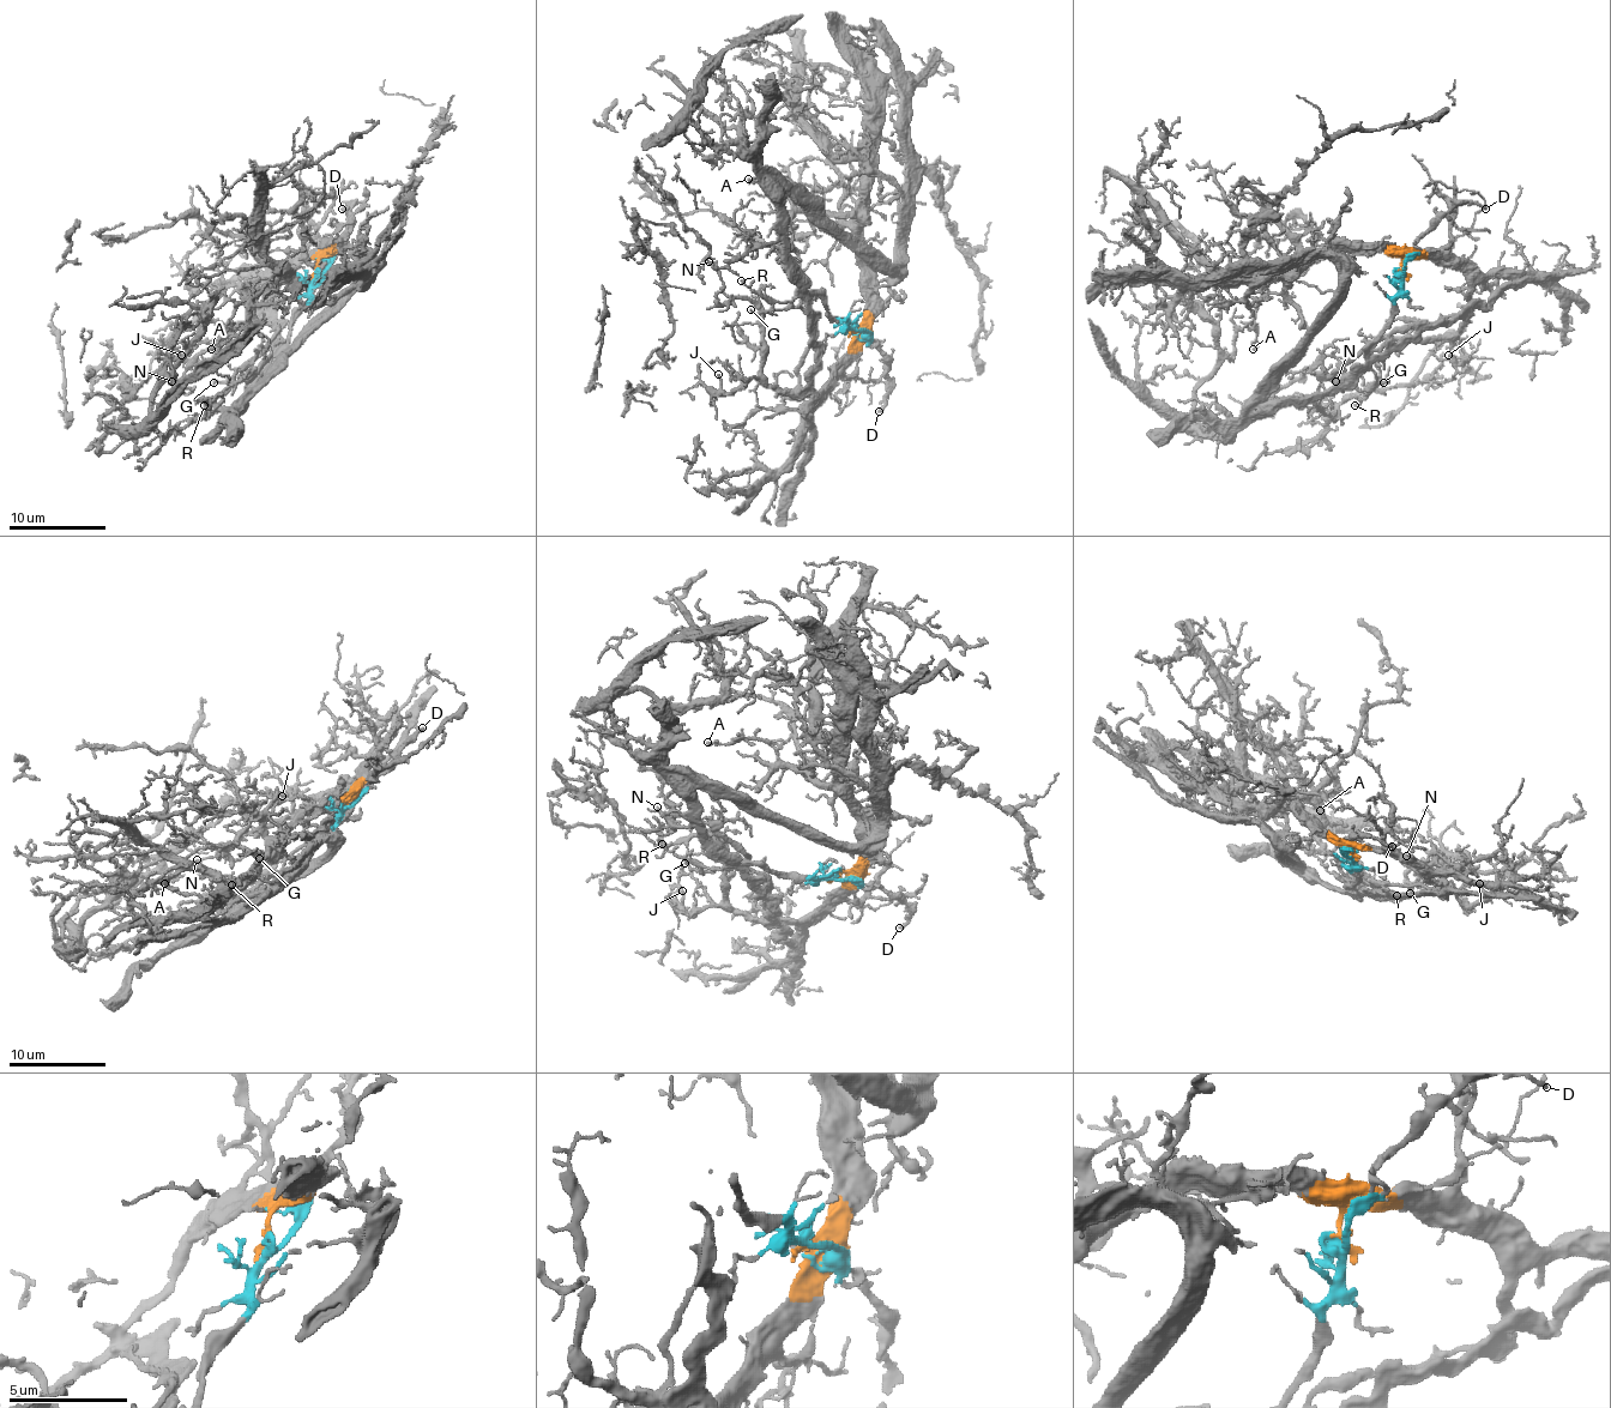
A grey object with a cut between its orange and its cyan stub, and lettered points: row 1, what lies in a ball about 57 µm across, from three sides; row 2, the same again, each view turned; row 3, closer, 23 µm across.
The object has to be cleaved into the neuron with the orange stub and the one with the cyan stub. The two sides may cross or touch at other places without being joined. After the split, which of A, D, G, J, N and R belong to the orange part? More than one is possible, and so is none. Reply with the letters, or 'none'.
A, J, N

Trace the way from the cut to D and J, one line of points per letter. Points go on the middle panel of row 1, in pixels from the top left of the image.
D: (854, 327), (863, 330), (873, 339), (887, 364), (885, 405), (878, 412)
J: (854, 327), (849, 360), (815, 396), (788, 396), (756, 379), (749, 379), (728, 393), (720, 388), (718, 374)

